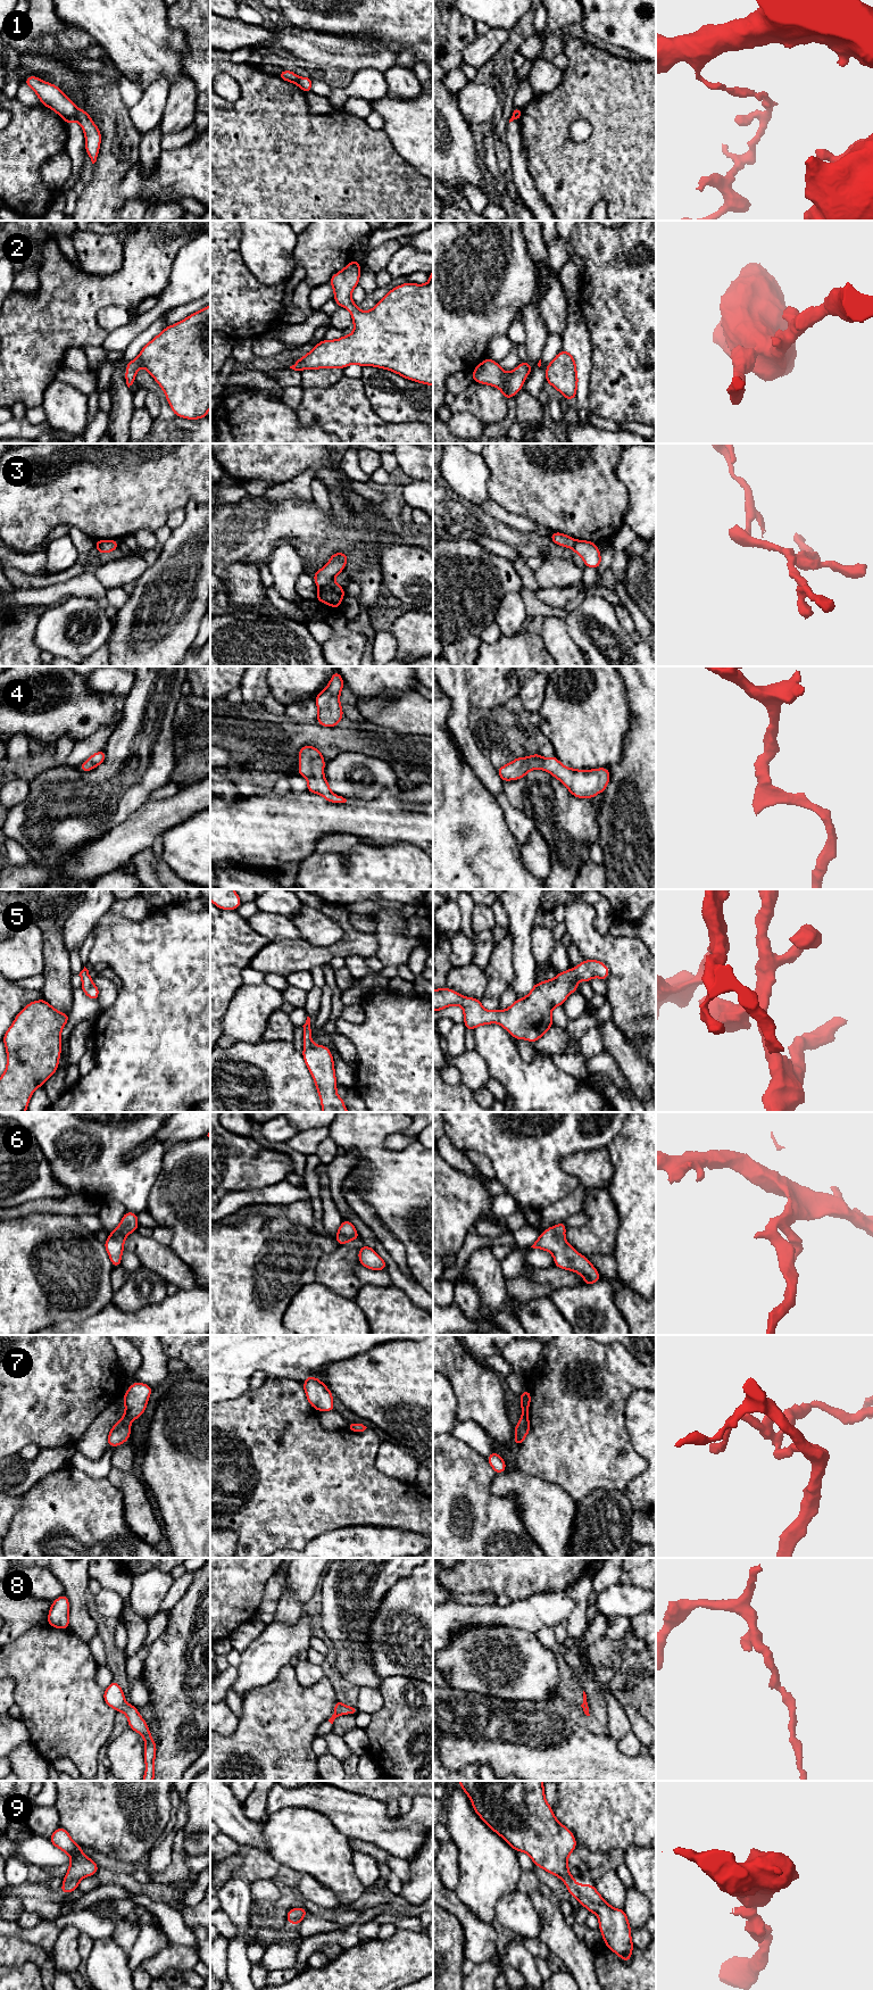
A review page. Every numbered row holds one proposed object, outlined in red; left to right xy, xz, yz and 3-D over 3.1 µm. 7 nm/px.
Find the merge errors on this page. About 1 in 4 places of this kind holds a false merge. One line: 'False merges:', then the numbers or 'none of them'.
False merges: 1, 3, 7

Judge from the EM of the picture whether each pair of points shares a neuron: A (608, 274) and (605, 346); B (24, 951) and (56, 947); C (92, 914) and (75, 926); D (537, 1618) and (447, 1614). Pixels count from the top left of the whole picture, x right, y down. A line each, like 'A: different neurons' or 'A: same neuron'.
A: same neuron
B: different neurons
C: same neuron
D: same neuron

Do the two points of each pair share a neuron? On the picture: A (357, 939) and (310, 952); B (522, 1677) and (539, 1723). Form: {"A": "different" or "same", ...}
{"A": "same", "B": "different"}

